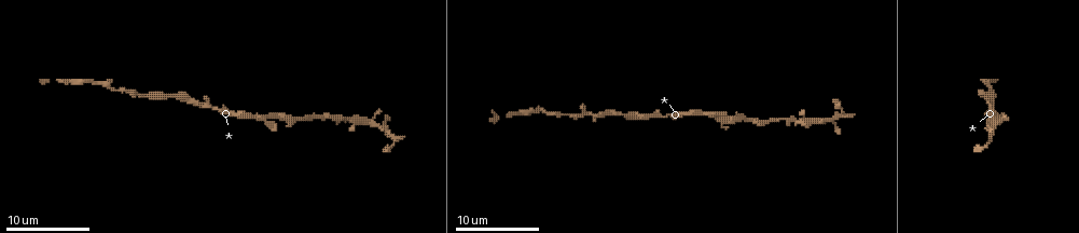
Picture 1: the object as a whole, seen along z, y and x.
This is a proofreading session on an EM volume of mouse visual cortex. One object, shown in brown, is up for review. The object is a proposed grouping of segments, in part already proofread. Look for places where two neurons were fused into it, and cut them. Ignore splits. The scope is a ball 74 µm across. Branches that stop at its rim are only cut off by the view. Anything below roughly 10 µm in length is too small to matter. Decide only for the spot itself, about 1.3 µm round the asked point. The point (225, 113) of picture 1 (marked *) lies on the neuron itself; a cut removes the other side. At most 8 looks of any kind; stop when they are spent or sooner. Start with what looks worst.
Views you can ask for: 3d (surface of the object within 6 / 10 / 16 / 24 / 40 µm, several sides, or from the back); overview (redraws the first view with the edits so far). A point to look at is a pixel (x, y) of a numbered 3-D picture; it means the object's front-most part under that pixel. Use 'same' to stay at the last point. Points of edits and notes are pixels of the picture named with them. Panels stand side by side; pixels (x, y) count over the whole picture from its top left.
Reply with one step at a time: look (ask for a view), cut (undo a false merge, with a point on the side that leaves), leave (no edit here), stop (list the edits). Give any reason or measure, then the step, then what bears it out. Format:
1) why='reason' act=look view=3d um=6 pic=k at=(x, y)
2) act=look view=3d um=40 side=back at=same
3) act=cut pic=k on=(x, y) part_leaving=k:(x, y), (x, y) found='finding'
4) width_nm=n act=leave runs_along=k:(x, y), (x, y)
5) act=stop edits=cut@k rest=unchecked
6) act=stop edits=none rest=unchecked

act=look view=3d um=16 pic=1 at=(298, 120)

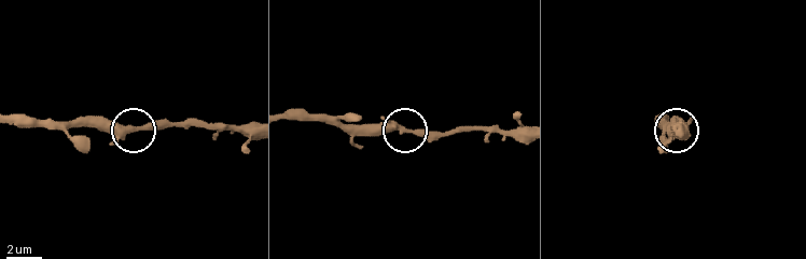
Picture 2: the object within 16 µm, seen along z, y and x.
act=leave runs_along=2:(290, 119), (381, 123), (407, 133), (462, 133) found='one neuron here'

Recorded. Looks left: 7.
why='a narrow waist' act=look view=3d um=16 pic=1 at=(116, 90)

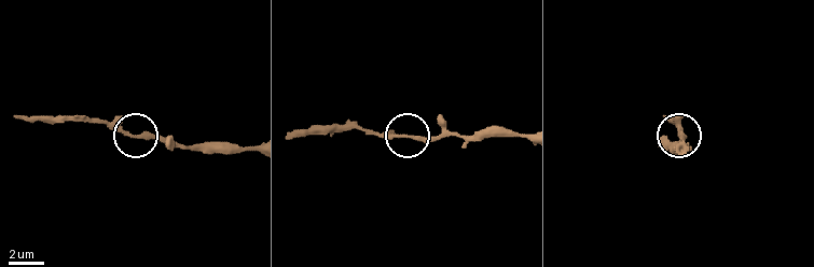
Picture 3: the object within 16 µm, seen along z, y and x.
act=look view=3d um=16 side=back pic=3 at=(133, 135)

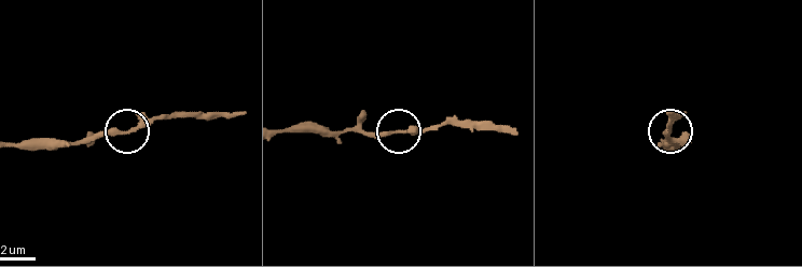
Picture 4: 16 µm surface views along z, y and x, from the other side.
act=leave runs_along=4:(9, 145), (73, 145), (108, 132), (129, 132), (163, 116) found='all the same neuron'

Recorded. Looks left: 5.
why='calibre changes' act=look view=3d um=10 pic=1 at=(349, 120)

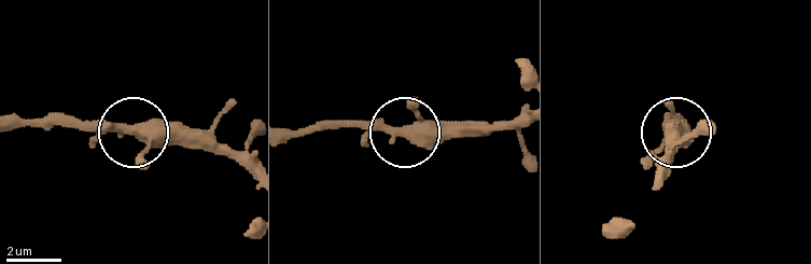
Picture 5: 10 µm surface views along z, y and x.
act=look view=3d um=10 side=back pic=5 at=(398, 132)

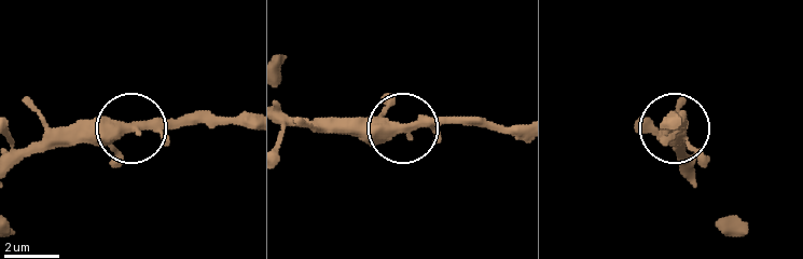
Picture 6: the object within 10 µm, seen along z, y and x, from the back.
act=leave runs_along=6:(249, 123), (51, 130) found='one neuron here'

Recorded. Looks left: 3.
why='narrows sharply' act=look view=3d um=10 pic=1 at=(175, 96)

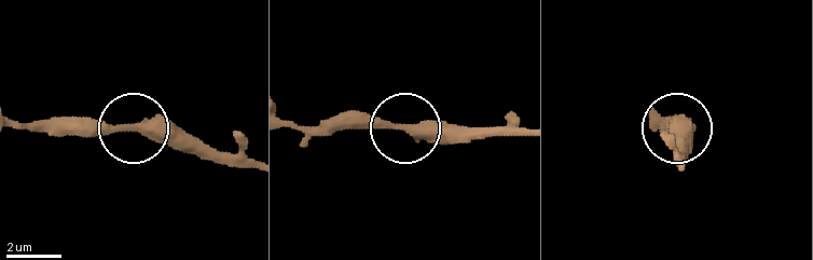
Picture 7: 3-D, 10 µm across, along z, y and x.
act=look view=3d um=6 pic=7 at=(128, 125)

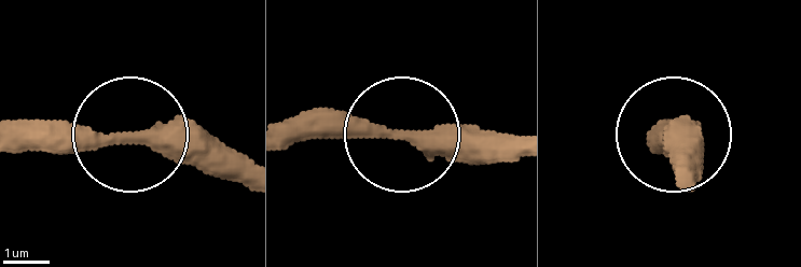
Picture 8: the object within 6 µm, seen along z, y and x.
act=leave found='one neuron here'

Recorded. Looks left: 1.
act=stop edits=none rest=unchecked

